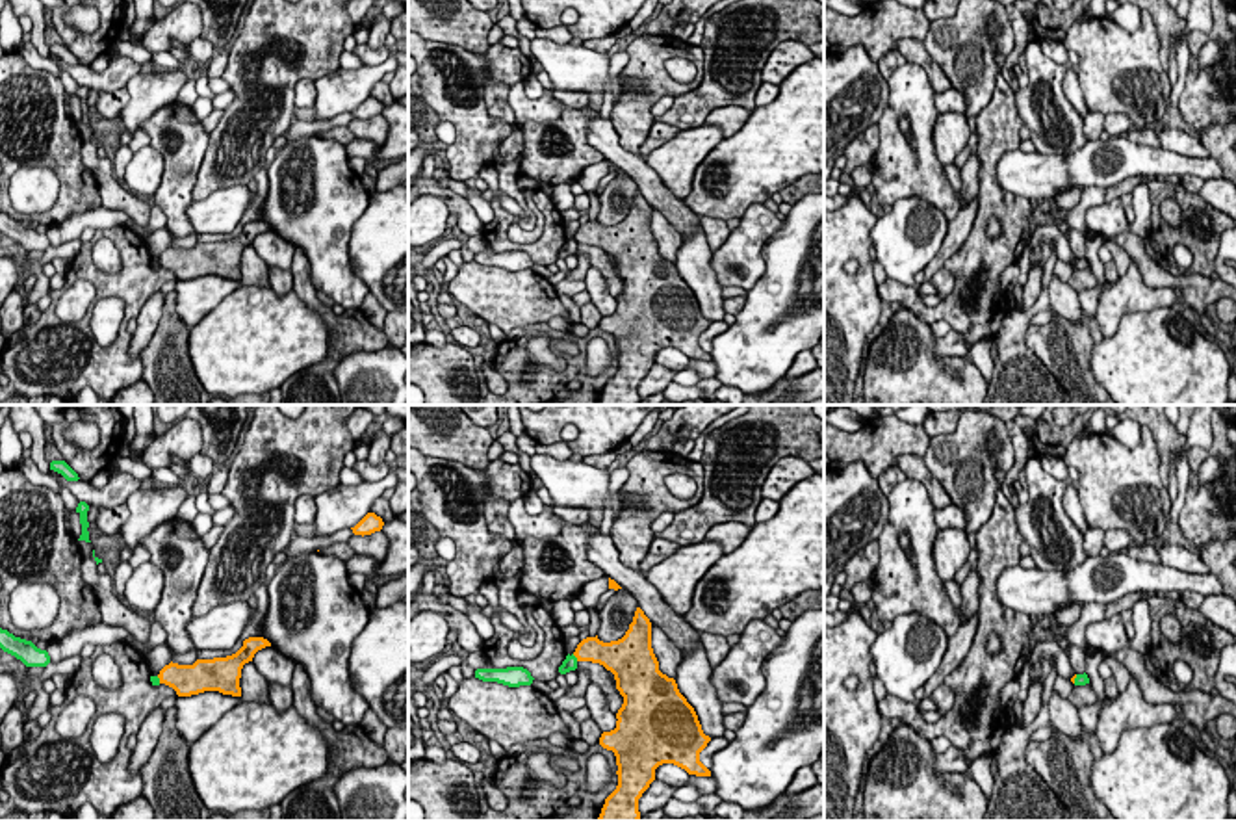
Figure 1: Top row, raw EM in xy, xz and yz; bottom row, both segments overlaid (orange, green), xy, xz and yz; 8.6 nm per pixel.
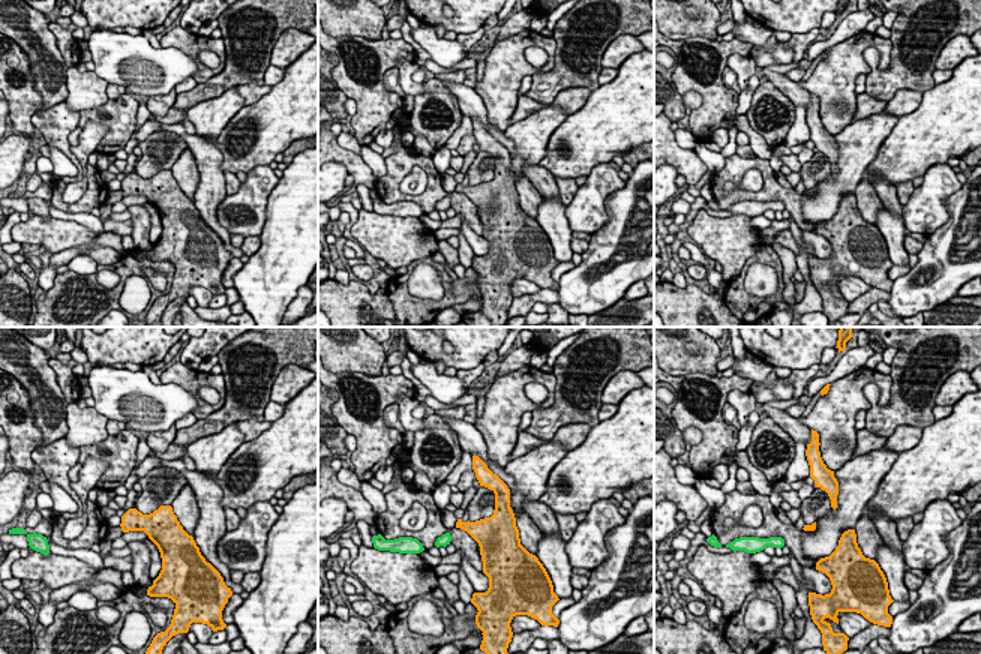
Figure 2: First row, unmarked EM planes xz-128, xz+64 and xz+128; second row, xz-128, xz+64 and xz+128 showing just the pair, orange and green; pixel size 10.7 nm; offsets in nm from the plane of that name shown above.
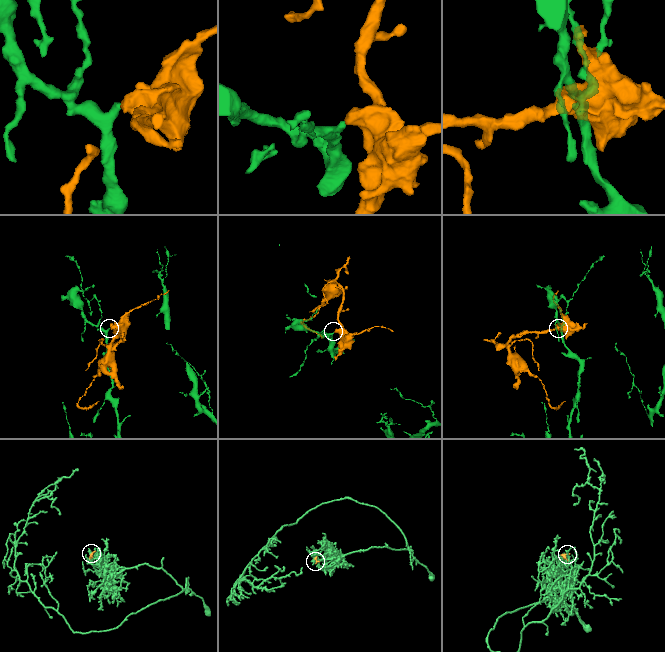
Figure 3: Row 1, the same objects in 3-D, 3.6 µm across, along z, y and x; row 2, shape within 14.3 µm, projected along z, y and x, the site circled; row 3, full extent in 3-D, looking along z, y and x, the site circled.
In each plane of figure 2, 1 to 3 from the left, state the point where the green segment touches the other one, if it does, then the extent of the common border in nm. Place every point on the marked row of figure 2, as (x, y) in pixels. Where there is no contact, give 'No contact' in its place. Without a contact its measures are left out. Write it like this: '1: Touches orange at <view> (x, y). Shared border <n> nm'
1: No contact
2: No contact
3: No contact

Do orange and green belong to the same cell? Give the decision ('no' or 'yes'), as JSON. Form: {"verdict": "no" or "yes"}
{"verdict": "no"}

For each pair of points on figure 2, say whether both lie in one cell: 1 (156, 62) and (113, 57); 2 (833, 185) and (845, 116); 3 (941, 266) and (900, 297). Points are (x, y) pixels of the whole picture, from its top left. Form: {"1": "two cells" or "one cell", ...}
{"1": "one cell", "2": "two cells", "3": "one cell"}

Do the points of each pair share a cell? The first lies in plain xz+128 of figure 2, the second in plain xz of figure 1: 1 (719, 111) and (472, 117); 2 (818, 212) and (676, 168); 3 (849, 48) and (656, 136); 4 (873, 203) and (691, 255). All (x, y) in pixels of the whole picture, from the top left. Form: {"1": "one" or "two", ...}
{"1": "one", "2": "one", "3": "two", "4": "two"}

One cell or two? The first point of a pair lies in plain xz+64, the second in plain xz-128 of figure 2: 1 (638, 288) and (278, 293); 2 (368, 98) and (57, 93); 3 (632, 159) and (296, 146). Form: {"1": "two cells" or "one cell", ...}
{"1": "two cells", "2": "two cells", "3": "one cell"}

